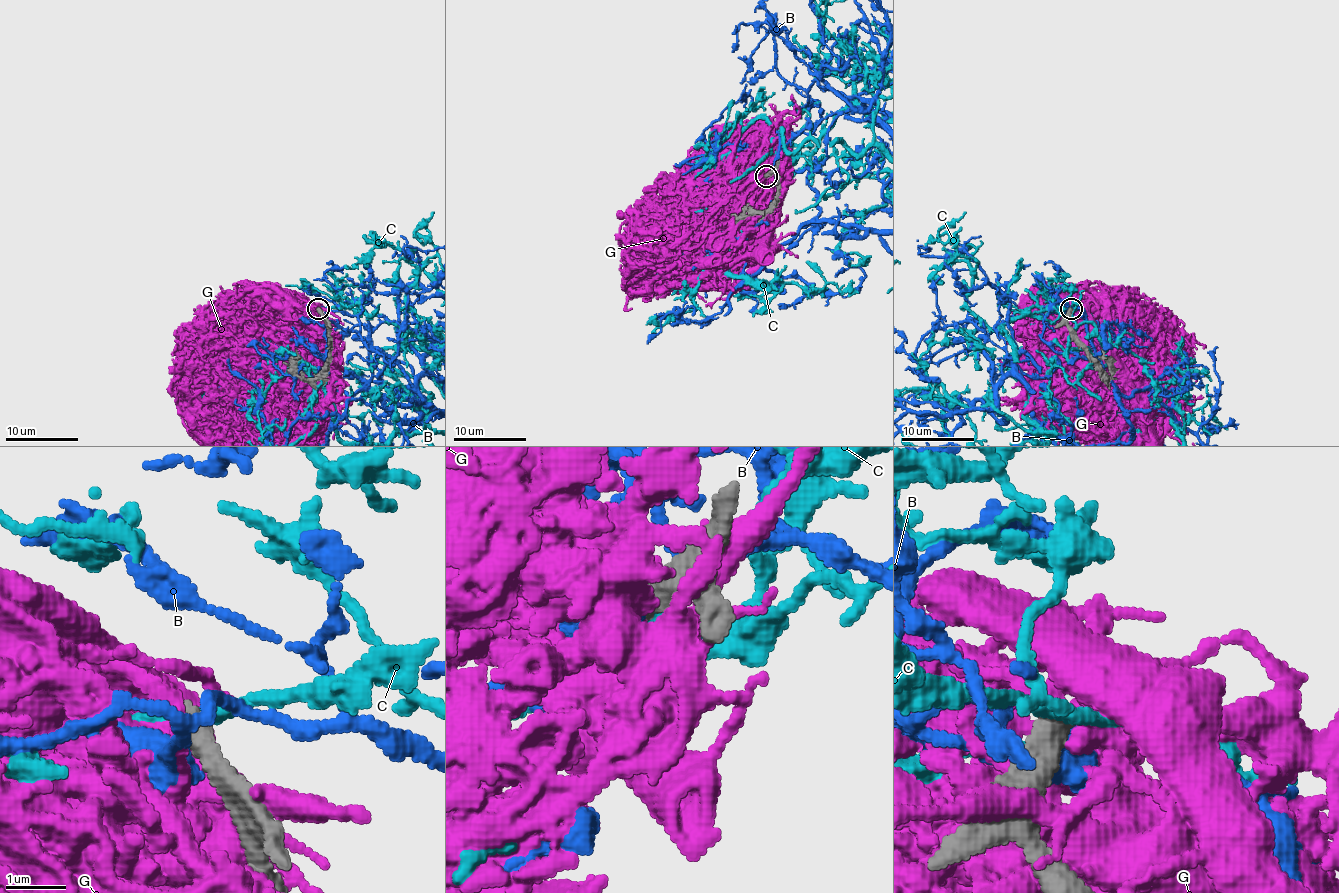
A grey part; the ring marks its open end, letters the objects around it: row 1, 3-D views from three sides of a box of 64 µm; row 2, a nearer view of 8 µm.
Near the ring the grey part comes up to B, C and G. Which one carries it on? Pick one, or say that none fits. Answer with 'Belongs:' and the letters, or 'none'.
Belongs: none

